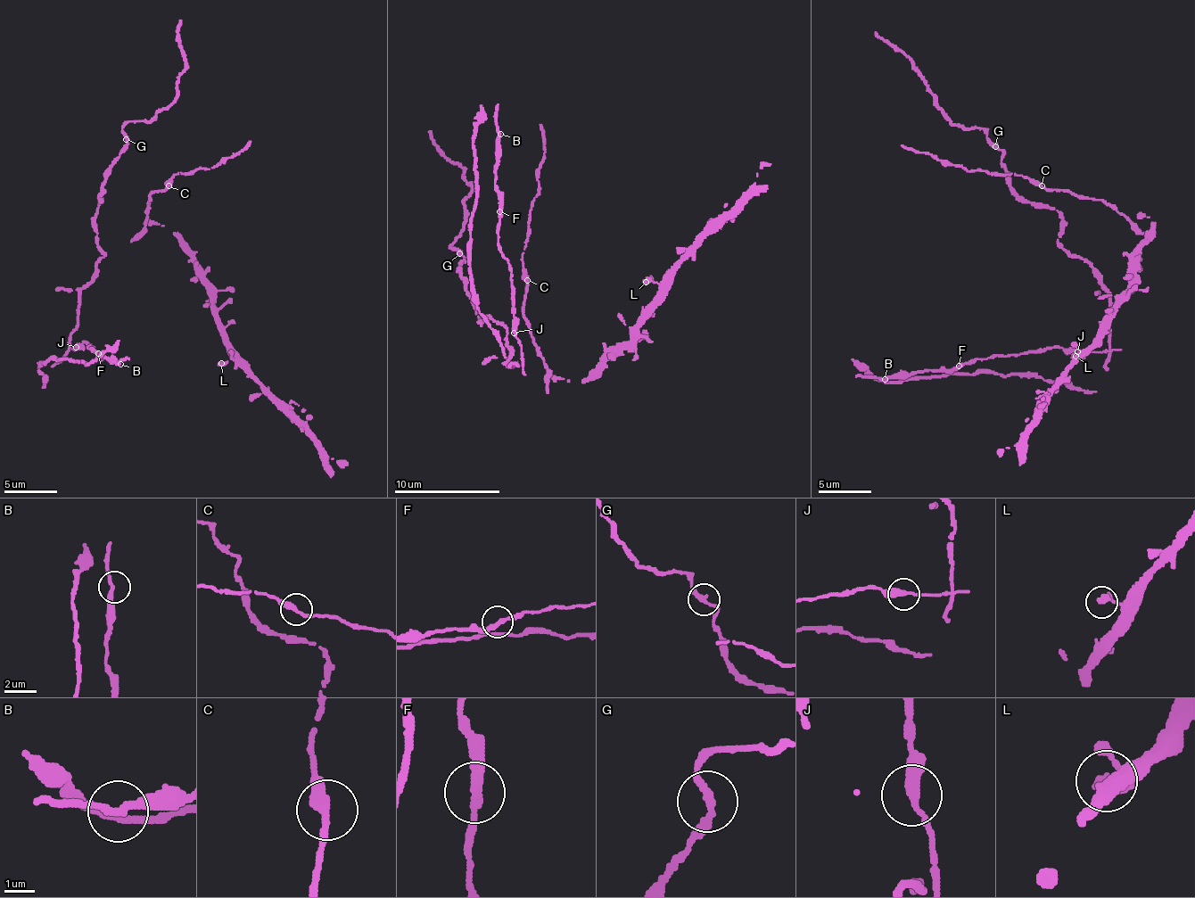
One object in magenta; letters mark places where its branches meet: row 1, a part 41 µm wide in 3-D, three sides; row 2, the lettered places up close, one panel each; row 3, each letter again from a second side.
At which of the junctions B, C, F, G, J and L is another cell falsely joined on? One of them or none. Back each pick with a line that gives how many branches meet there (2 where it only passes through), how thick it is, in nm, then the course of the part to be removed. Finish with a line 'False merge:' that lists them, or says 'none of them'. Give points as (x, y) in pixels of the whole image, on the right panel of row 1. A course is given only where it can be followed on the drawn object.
False merge: none of them

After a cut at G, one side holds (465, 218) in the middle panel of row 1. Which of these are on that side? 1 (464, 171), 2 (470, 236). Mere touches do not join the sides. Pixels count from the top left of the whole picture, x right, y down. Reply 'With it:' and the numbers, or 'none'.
With it: 1

